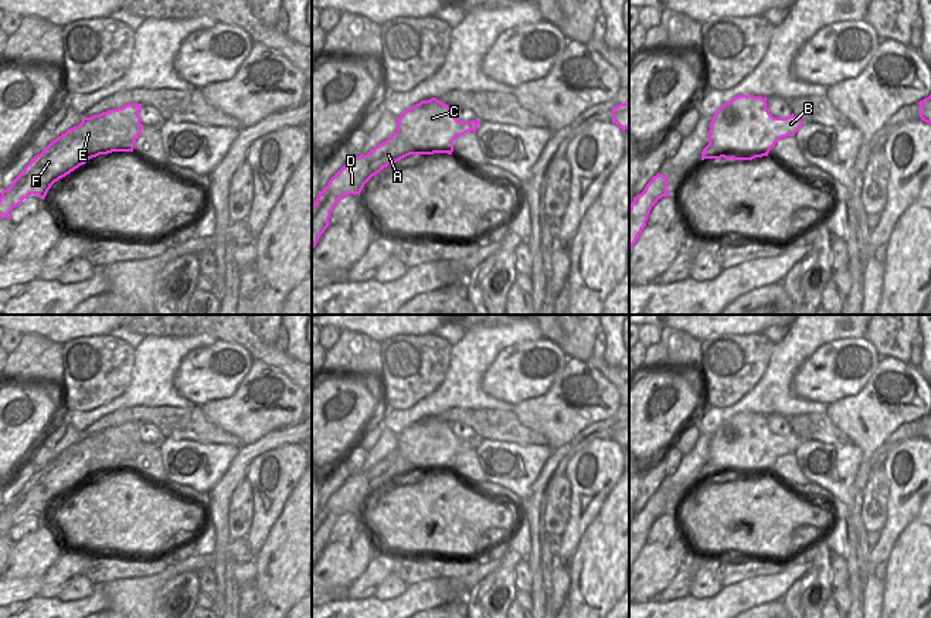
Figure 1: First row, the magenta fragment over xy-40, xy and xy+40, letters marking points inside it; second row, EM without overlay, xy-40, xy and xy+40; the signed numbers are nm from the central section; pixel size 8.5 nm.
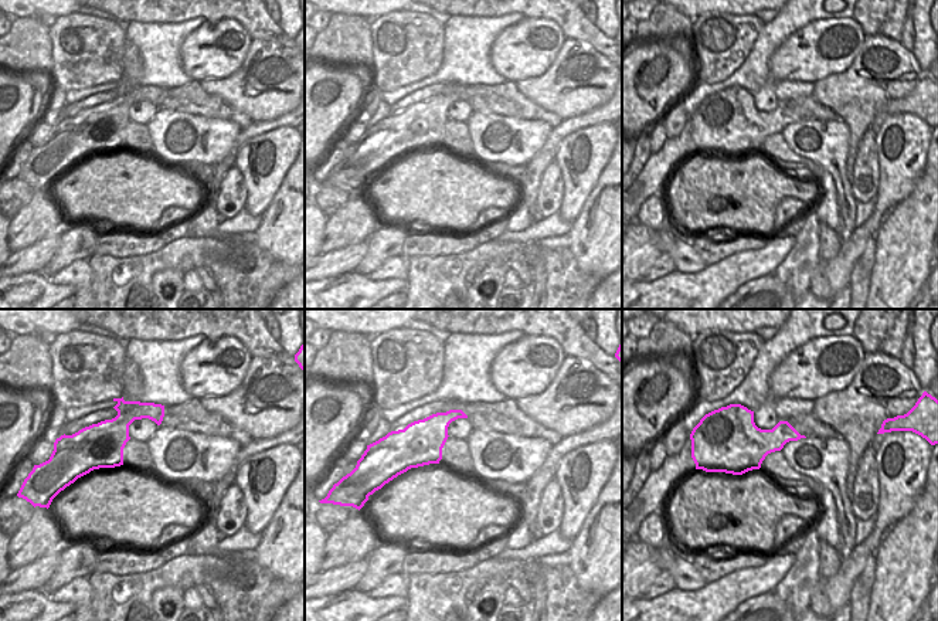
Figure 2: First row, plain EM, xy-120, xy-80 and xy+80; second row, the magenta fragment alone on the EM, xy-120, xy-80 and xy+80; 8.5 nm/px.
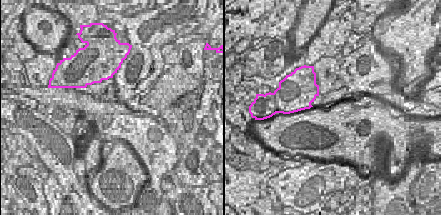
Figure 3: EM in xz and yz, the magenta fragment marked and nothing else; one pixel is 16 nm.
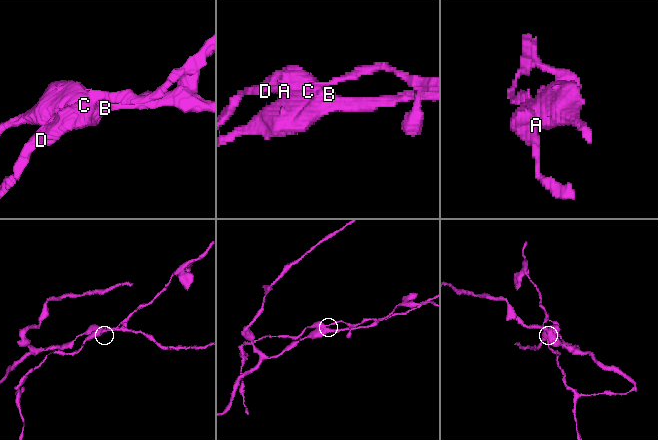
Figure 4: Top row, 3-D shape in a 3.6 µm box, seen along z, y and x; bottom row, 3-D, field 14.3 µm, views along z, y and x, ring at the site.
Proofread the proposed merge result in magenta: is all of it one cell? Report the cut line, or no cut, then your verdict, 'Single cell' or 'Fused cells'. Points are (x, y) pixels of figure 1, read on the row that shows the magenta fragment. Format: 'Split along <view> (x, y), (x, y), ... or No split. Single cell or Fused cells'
Split along xy (397, 129), (414, 153). Fused cells

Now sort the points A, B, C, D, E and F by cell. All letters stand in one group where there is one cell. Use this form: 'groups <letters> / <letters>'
groups A D E F / B C

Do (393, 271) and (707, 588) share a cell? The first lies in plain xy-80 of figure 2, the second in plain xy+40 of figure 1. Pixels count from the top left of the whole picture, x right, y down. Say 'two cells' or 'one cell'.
one cell

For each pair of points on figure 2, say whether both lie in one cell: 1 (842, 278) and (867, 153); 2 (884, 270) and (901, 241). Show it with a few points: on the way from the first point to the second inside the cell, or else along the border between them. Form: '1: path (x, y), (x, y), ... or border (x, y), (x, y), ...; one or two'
1: border (879, 166), (879, 189), (873, 199); two
2: path (891, 263), (901, 253), (901, 248); one

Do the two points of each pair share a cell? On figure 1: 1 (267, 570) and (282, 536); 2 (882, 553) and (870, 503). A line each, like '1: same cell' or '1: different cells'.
1: same cell
2: different cells

